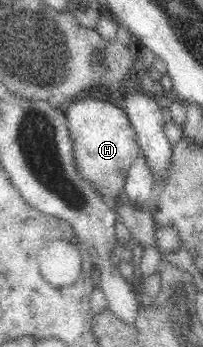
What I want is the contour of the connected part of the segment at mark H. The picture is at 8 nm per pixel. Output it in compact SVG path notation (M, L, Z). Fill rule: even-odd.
M76 99L63 109L70 137L74 144L74 160L84 176L110 207L112 198L122 195L129 169L142 154L138 136L124 108L102 99Z

